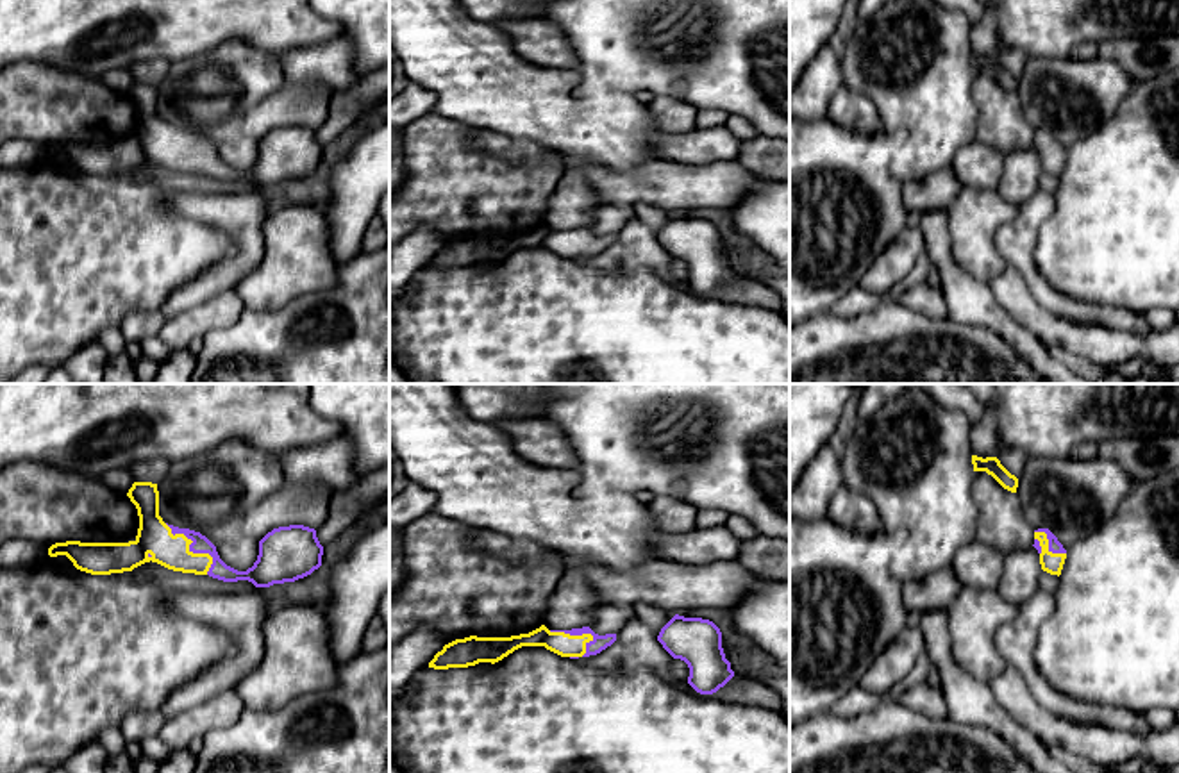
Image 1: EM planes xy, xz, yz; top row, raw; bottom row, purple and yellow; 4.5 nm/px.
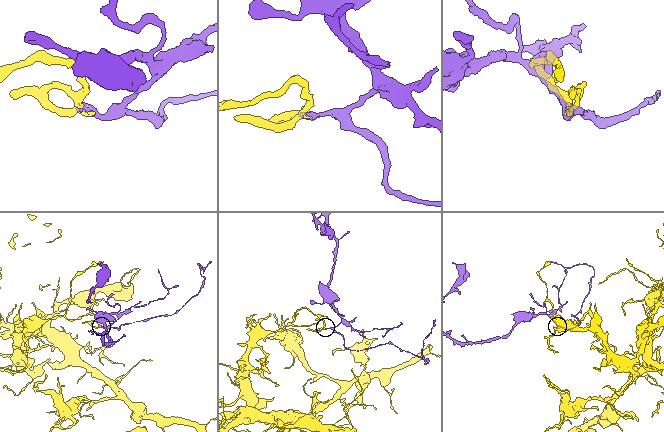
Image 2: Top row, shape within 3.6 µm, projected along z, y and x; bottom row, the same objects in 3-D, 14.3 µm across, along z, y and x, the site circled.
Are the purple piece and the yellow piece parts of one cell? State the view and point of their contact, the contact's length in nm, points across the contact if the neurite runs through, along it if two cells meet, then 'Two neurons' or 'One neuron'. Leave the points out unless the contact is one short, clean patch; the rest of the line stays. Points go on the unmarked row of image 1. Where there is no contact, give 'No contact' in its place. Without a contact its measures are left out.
Touches purple at xy (192, 150). Shared border 300 nm. Path across: xy (218, 170), (208, 154), (192, 150), (174, 149), (154, 136). One neuron

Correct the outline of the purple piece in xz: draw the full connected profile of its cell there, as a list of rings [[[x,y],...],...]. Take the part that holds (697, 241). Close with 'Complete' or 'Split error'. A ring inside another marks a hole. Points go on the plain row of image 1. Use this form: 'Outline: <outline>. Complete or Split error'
Outline: [[[675,214],[657,241],[673,259],[688,264],[688,284],[700,295],[716,293],[734,277],[722,248],[722,232],[709,220]]]. Complete

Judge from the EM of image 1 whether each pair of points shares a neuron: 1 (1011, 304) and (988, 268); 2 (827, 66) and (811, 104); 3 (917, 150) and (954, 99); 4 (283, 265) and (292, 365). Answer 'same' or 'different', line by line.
1: different
2: same
3: same
4: different

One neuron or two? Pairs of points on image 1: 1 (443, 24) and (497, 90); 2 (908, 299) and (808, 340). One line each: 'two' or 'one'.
1: one
2: two

